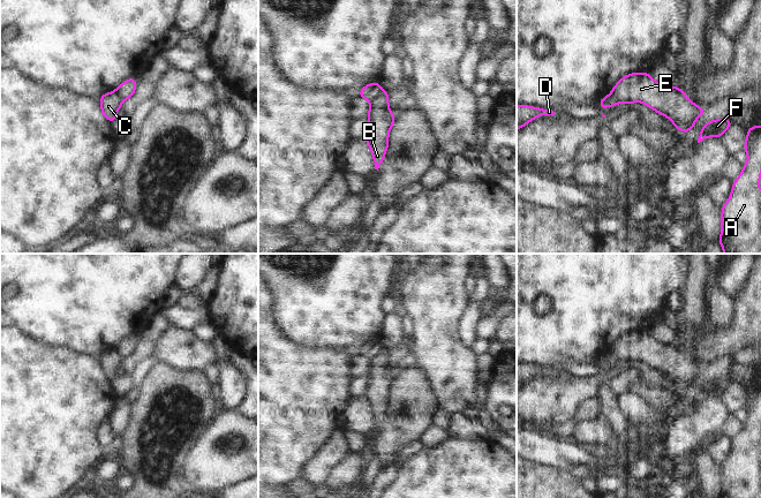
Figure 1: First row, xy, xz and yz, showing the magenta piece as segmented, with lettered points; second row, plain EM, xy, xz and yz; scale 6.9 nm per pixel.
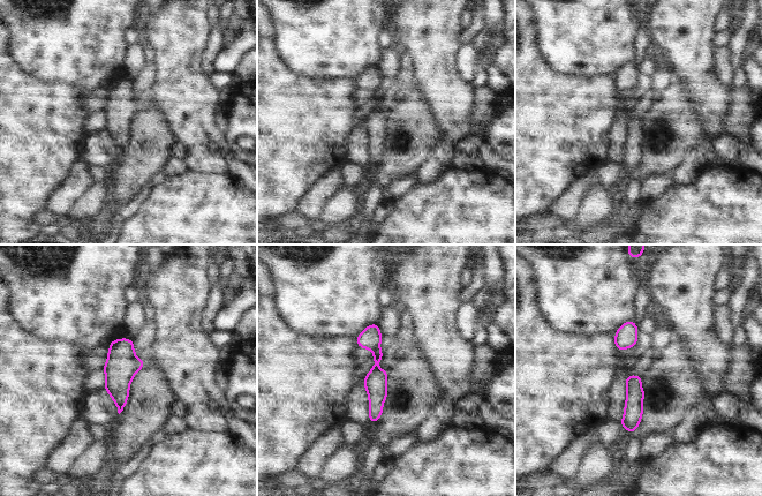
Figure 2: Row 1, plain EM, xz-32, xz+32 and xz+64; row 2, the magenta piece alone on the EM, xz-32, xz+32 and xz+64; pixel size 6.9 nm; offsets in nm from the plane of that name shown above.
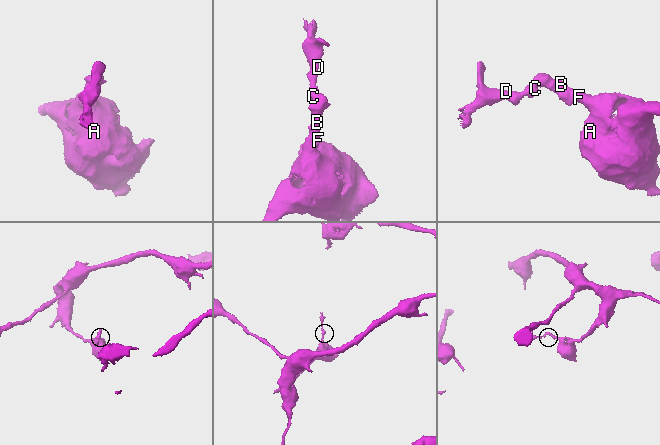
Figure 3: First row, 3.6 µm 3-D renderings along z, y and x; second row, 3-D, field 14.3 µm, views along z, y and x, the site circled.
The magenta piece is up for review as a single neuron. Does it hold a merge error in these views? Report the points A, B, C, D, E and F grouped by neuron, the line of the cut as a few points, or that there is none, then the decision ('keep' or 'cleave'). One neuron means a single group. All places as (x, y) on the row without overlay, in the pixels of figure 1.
groups A B E F / C D; cut xz (382, 347), (370, 360); cleave

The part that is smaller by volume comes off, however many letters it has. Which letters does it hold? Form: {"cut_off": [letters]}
{"cut_off": ["C", "D"]}

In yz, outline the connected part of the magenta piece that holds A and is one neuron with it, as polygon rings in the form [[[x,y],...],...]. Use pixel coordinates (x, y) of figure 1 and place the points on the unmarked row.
[[[753,384],[746,392],[744,409],[748,418],[733,439],[730,456],[722,463],[719,498],[761,498],[761,450],[758,448],[761,435],[761,384]]]

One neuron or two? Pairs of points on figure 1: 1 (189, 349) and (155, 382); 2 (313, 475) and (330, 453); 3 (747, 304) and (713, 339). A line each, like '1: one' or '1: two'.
1: two
2: one
3: one

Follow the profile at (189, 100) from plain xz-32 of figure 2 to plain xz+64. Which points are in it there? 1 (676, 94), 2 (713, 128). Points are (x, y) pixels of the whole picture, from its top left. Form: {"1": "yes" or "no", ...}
{"1": "no", "2": "yes"}

